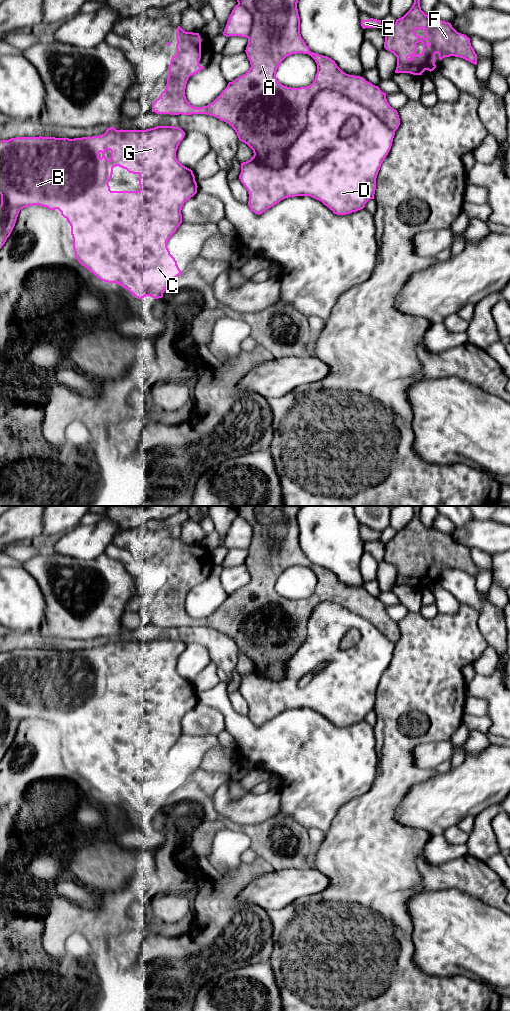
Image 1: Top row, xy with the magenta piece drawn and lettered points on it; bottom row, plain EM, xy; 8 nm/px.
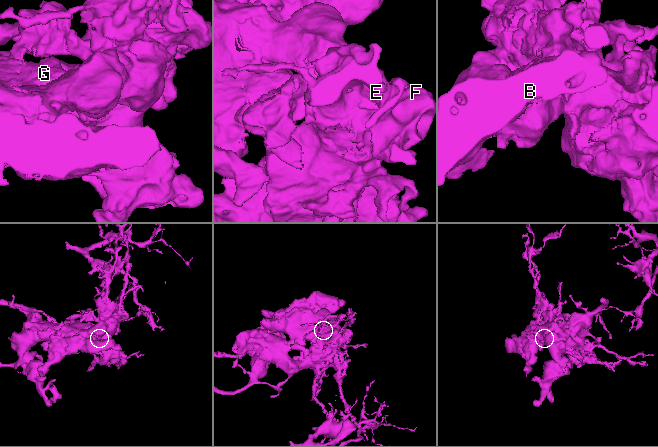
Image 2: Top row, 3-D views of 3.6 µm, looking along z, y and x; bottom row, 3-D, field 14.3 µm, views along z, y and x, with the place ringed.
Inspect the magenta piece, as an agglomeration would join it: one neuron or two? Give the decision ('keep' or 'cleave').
cleave

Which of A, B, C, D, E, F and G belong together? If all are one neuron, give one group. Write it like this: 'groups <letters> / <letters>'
groups A E F / B C D G

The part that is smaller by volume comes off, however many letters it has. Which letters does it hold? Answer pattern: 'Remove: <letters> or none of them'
Remove: A, E, F

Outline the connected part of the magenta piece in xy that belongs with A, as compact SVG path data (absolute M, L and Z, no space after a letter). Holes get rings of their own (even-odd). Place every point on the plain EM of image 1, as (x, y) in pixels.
M234 506L238 516L232 522L223 547L241 548L248 551L246 566L250 573L250 581L234 593L229 594L221 606L210 616L196 620L186 611L185 601L190 588L203 582L199 577L201 571L201 549L199 545L186 544L180 538L176 544L177 566L172 569L165 602L160 609L152 616L152 624L157 626L170 627L192 627L206 626L214 628L221 633L228 635L237 645L240 653L247 656L255 668L264 672L269 678L280 680L283 677L283 667L285 662L298 650L307 635L308 620L313 609L323 601L337 603L353 613L371 622L381 633L391 642L396 643L400 637L400 630L397 622L393 621L386 611L386 605L382 604L378 598L366 593L363 589L349 587L343 584L334 572L327 568L319 567L310 563L300 546L300 529L297 515L300 506ZM303 565L310 567L317 576L317 585L312 596L306 599L291 600L282 597L276 591L276 583L281 574L292 566Z

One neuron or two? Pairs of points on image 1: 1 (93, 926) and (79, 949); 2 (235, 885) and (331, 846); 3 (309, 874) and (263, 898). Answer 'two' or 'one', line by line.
1: one
2: two
3: one

